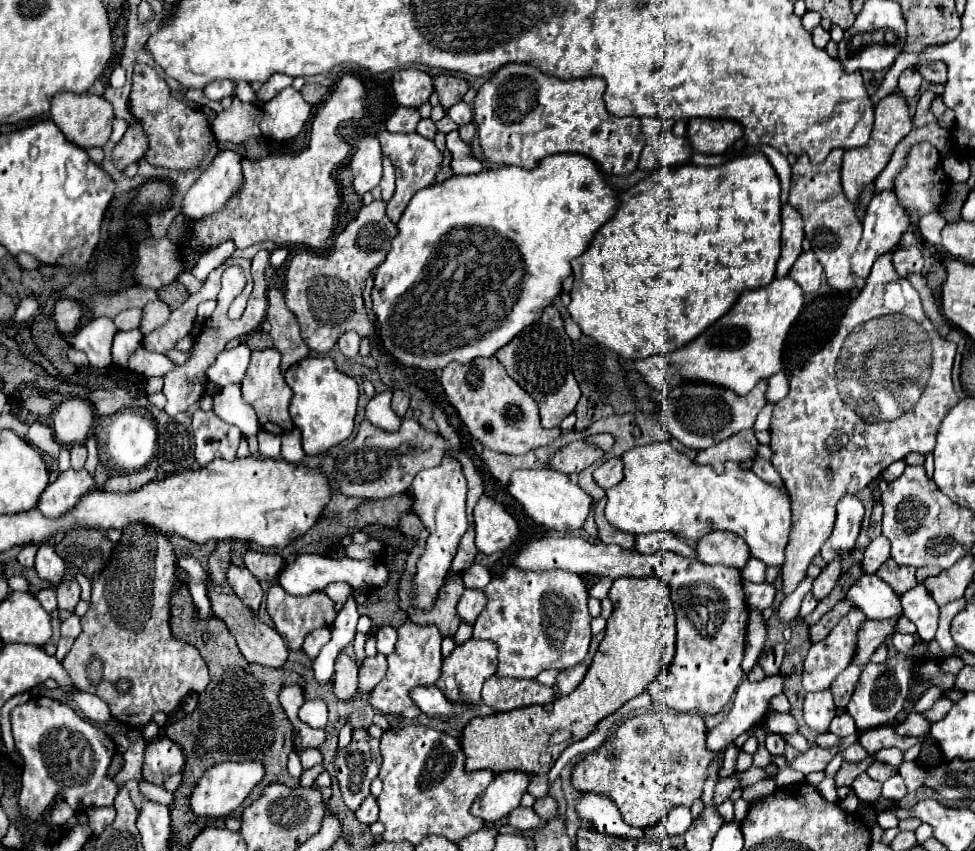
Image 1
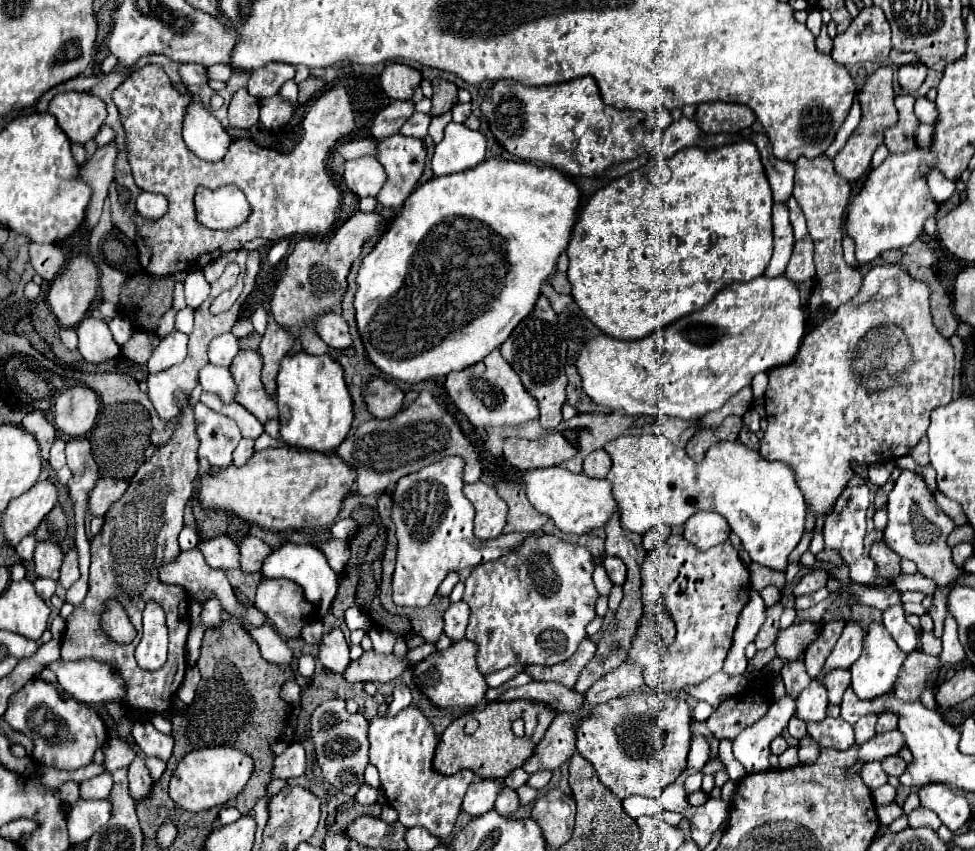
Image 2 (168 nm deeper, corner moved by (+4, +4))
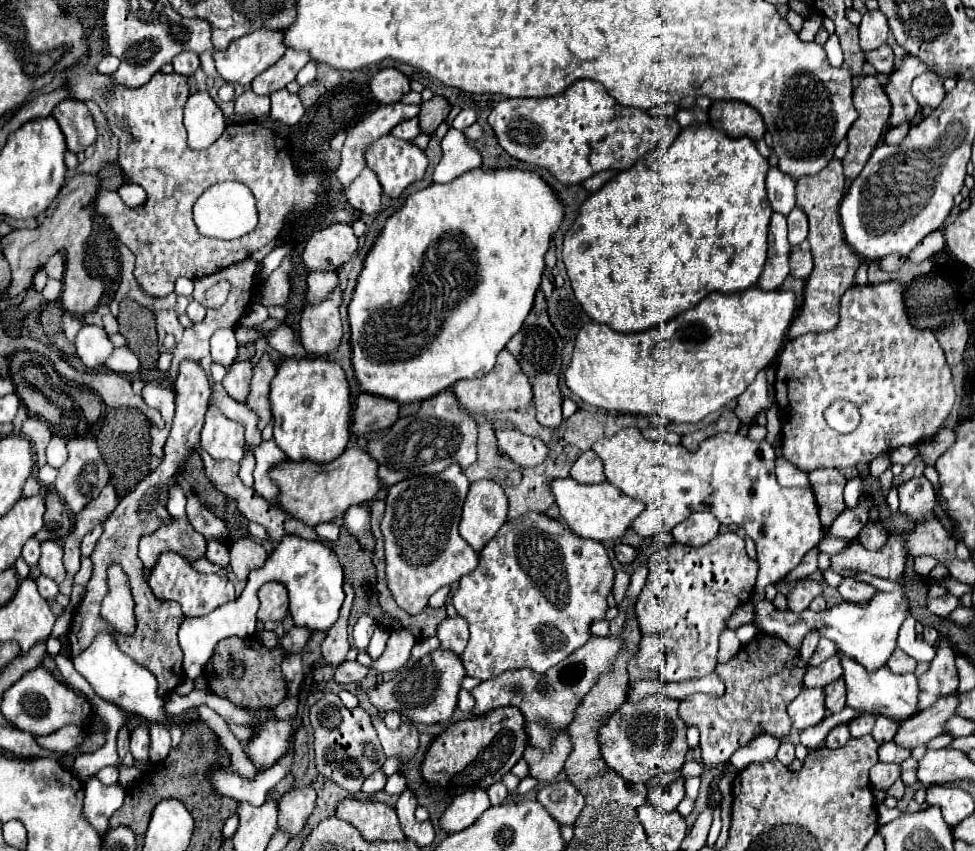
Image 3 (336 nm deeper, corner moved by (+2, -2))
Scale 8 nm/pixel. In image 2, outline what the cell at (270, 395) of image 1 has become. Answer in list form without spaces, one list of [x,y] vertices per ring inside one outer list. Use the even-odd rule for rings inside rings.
[[[254,350],[240,352],[230,368],[230,374],[238,388],[236,402],[242,404],[246,410],[250,410],[258,420],[266,422],[268,418],[278,416],[278,406],[276,400],[266,394],[260,380],[260,372],[262,372],[262,358]]]

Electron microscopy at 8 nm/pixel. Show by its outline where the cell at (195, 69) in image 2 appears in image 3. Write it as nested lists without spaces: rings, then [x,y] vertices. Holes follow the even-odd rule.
[[[182,54],[182,56],[174,58],[172,66],[174,66],[176,74],[180,74],[184,78],[192,78],[200,66],[200,60],[196,54]]]

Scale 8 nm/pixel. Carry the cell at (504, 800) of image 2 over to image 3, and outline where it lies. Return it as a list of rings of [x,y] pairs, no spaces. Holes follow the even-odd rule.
[[[496,782],[494,786],[490,786],[490,788],[488,788],[488,796],[490,796],[492,806],[502,806],[502,804],[506,804],[508,798],[510,798],[510,794],[508,794],[508,790],[506,790],[506,786],[504,786],[502,782]]]

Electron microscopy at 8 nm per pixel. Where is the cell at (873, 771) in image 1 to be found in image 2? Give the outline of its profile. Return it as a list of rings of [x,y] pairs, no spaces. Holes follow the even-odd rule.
[[[888,756],[882,760],[882,768],[888,776],[900,776],[906,770],[906,762],[900,756]]]

